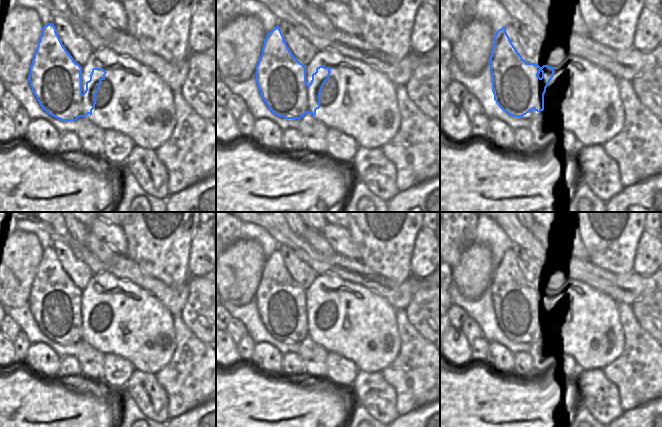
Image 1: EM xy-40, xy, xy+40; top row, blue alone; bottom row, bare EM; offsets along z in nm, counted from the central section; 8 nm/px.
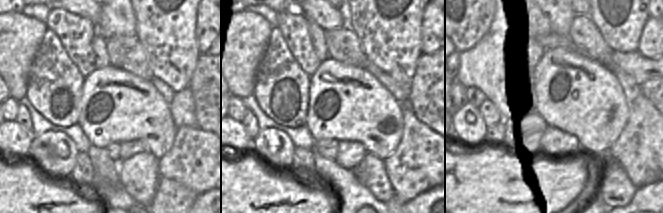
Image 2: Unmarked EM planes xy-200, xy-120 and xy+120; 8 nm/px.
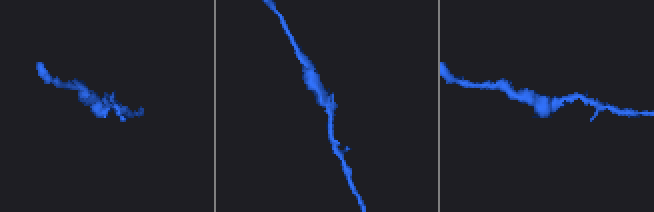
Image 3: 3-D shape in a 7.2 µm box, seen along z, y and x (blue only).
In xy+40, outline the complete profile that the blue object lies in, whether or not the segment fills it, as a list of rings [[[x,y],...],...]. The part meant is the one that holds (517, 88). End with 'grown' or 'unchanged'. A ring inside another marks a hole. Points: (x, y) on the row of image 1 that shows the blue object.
[[[506,27],[494,36],[489,62],[494,100],[503,111],[523,117],[533,109],[539,113],[544,110],[544,94],[556,68],[527,63],[512,44]]]; unchanged

